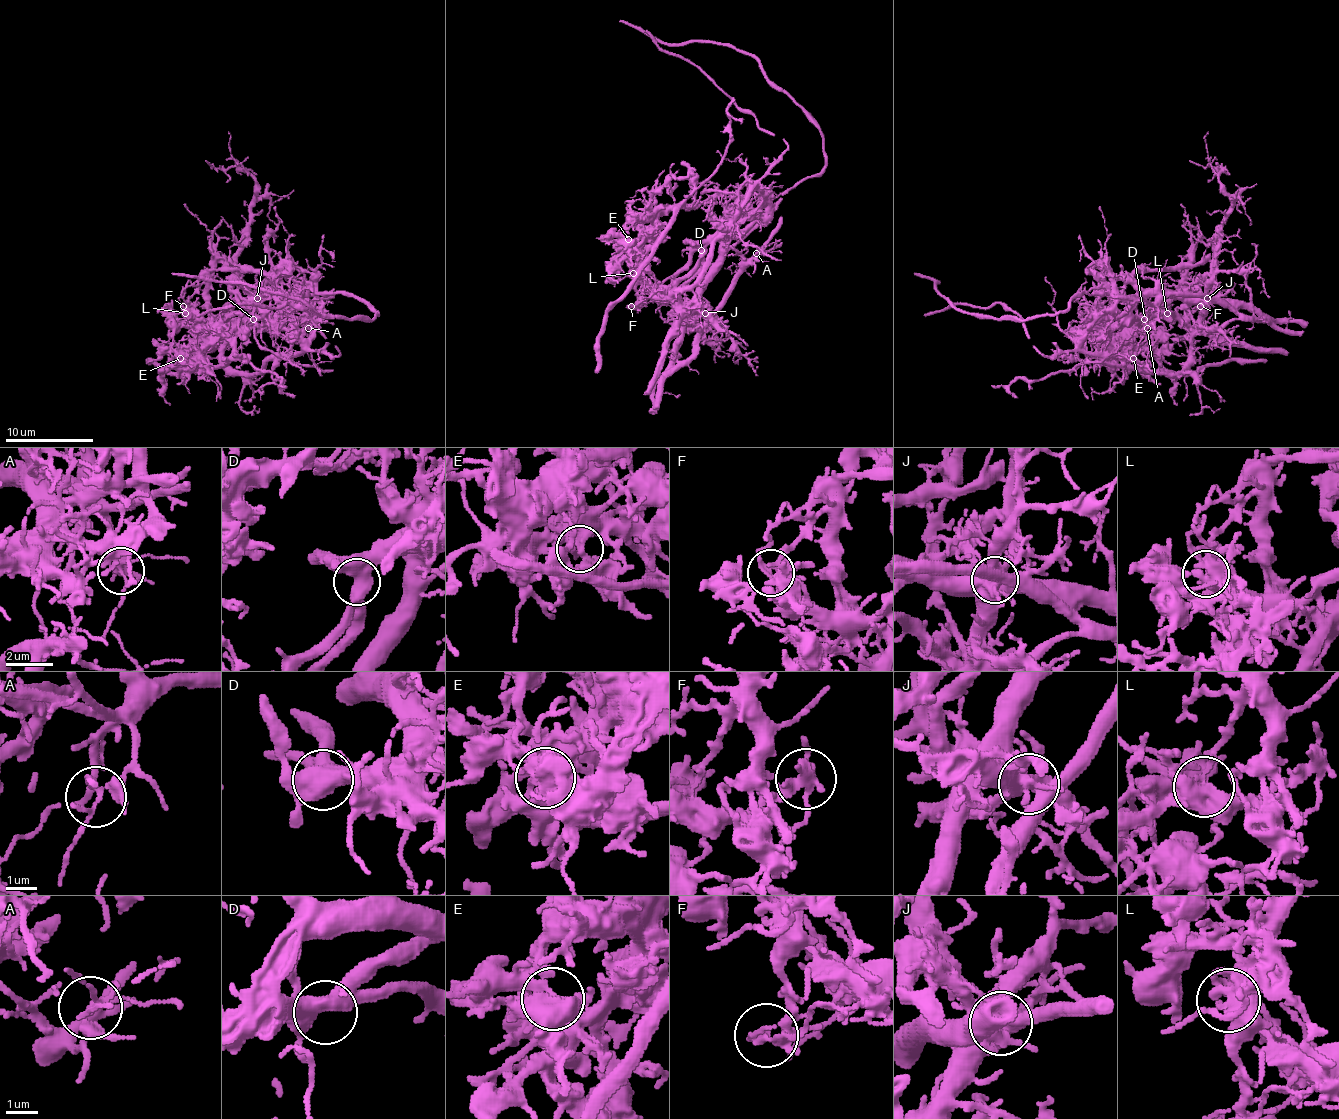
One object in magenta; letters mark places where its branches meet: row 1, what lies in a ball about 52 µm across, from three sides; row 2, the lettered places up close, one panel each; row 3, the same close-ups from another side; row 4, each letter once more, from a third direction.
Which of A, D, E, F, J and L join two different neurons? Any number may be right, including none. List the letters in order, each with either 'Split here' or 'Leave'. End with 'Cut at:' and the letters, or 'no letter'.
A: Leave
D: Leave
E: Leave
F: Split here
J: Split here
L: Split here
Cut at: F, J, L

